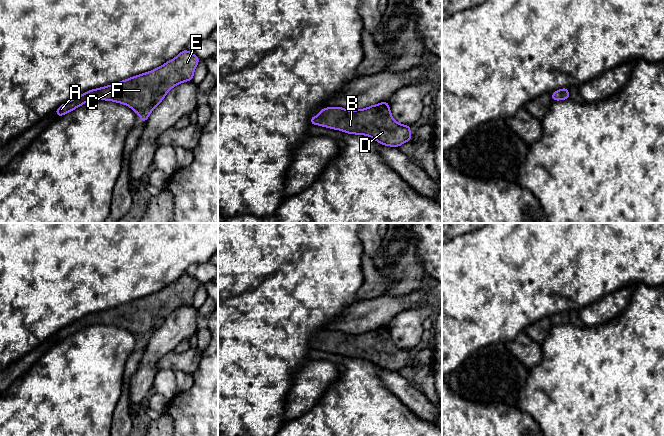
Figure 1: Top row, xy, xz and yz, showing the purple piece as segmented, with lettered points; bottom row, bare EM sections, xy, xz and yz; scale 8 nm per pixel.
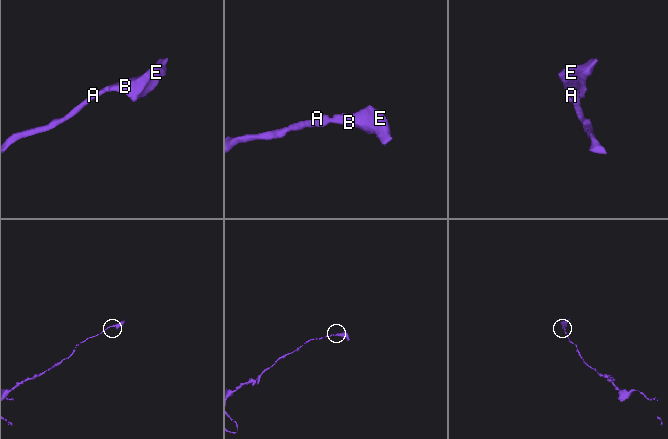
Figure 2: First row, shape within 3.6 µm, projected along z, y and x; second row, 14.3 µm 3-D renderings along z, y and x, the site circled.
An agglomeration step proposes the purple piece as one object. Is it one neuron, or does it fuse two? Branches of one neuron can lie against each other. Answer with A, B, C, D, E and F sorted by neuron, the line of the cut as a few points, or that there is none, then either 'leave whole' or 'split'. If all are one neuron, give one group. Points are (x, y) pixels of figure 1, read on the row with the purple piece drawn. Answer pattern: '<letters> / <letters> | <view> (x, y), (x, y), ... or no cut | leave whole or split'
A B C D E F | no cut | leave whole

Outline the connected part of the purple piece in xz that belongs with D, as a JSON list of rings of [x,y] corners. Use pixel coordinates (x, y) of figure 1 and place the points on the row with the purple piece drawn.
[[[388,101],[356,110],[324,107],[317,116],[310,117],[310,124],[347,134],[365,135],[381,145],[396,148],[409,142],[413,136],[411,125],[394,120]]]

